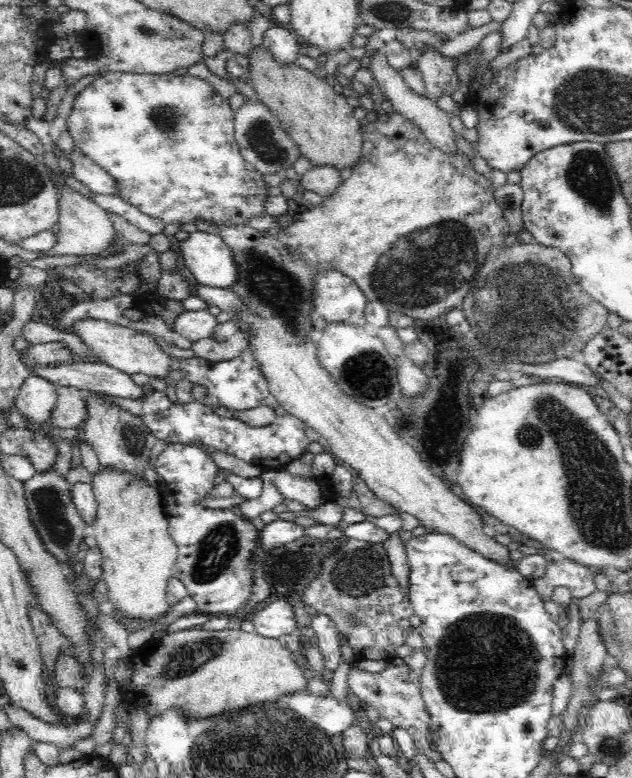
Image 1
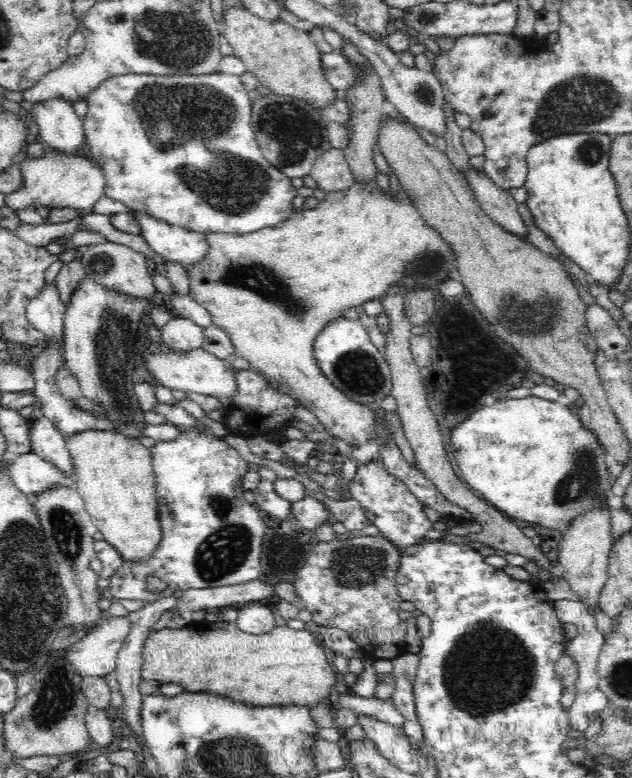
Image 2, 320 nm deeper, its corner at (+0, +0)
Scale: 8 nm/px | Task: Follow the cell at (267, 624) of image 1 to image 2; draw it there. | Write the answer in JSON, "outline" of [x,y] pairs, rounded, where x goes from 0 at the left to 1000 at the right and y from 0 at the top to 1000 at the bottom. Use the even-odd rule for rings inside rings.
{"outline":[[[416,774],[388,775],[377,783],[373,806],[391,815],[422,815],[437,807],[440,797],[434,781],[424,780]]]}

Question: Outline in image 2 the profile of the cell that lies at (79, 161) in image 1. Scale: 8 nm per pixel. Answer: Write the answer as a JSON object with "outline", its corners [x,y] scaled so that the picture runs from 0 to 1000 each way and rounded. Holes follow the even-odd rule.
{"outline":[[[87,126],[55,131],[46,141],[62,165],[66,180],[82,188],[87,194],[104,198],[131,198],[134,189],[134,170],[131,166],[131,152],[120,148],[117,135],[98,126]]]}

